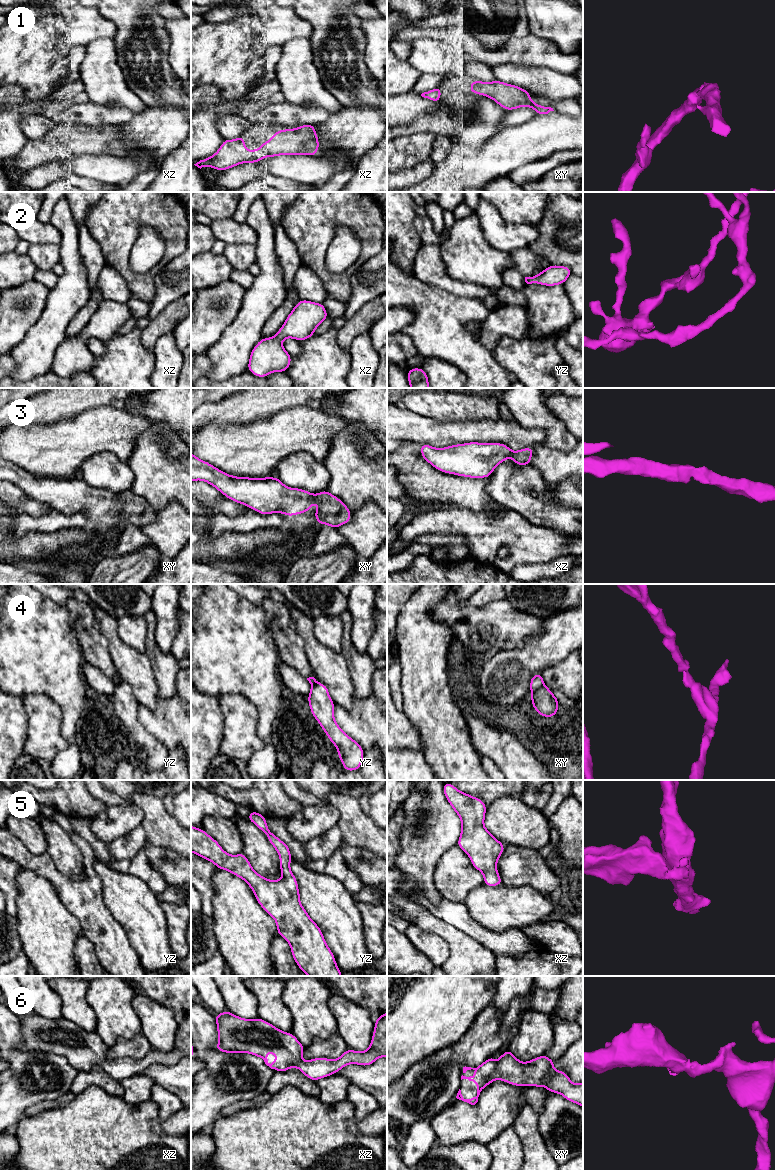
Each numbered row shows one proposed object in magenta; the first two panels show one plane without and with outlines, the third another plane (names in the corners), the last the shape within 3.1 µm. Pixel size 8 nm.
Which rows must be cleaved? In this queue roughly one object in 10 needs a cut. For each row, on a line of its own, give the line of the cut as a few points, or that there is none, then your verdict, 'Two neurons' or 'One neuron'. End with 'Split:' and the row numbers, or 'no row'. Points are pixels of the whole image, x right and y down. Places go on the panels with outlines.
1: No split. One neuron
2: No split. One neuron
3: No split. One neuron
4: Split along xy (544, 685), (532, 692). Two neurons
5: No split. One neuron
6: No split. One neuron
Split: 4

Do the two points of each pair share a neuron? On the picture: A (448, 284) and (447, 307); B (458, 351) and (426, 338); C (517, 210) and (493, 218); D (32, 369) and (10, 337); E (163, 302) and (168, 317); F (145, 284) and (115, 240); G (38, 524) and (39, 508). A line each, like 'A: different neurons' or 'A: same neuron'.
A: different neurons
B: same neuron
C: different neurons
D: different neurons
E: different neurons
F: same neuron
G: different neurons

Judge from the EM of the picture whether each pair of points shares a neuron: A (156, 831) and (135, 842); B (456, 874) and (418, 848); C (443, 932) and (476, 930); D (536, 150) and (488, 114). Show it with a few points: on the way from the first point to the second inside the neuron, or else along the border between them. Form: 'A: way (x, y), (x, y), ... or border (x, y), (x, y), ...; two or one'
A: border (140, 825), (145, 832), (147, 840); two
B: border (455, 845), (441, 858), (434, 873), (435, 885); two
C: border (441, 920), (474, 937), (482, 944); two
D: border (499, 131), (480, 145); two

